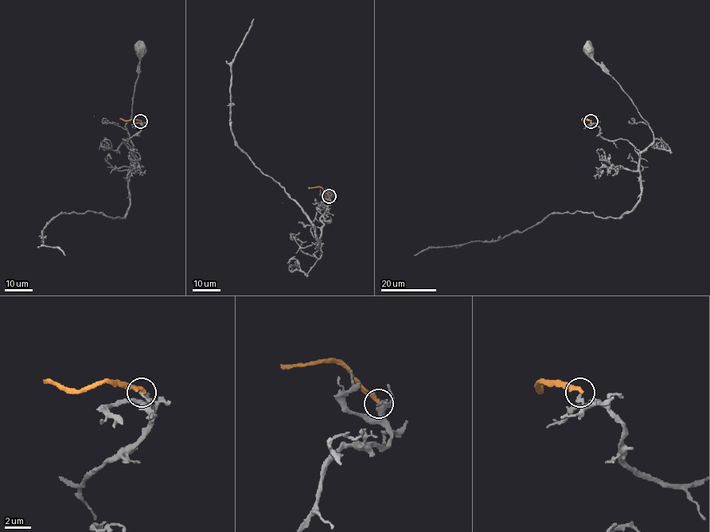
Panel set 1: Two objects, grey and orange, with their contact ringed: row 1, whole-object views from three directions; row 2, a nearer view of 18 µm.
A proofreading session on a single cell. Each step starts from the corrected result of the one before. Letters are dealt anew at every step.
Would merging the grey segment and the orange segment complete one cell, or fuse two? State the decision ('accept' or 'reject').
reject

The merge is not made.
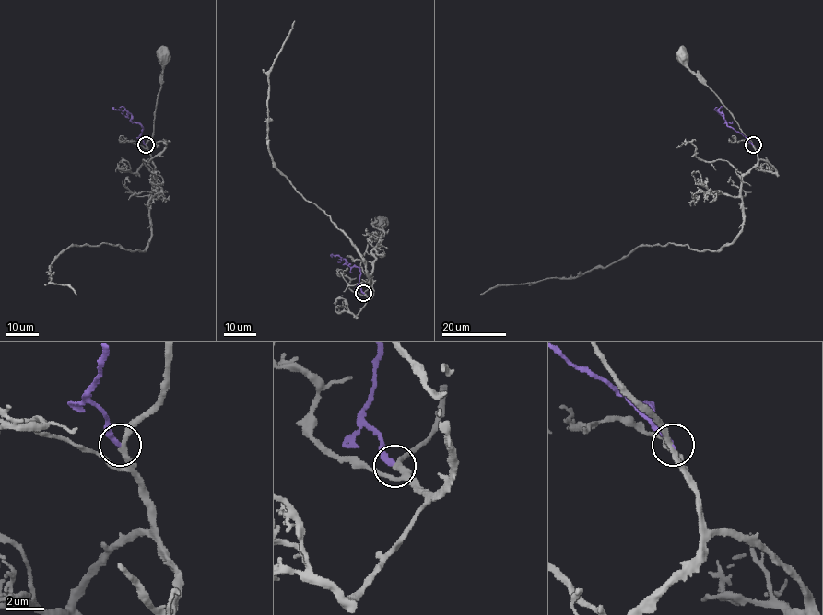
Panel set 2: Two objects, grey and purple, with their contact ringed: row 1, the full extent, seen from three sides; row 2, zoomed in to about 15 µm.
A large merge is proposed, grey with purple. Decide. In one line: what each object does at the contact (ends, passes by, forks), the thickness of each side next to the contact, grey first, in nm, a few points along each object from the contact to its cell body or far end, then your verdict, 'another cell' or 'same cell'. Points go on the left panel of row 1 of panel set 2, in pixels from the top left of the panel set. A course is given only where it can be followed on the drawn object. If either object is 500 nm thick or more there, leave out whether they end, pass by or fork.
grey passes by; purple ends; calibres 260 and 260 nm; course grey (146, 145), (153, 135), (165, 52), (163, 54); course purple (146, 145), (141, 136), (142, 127), (132, 121), (131, 115), (127, 110), (111, 109); another cell

